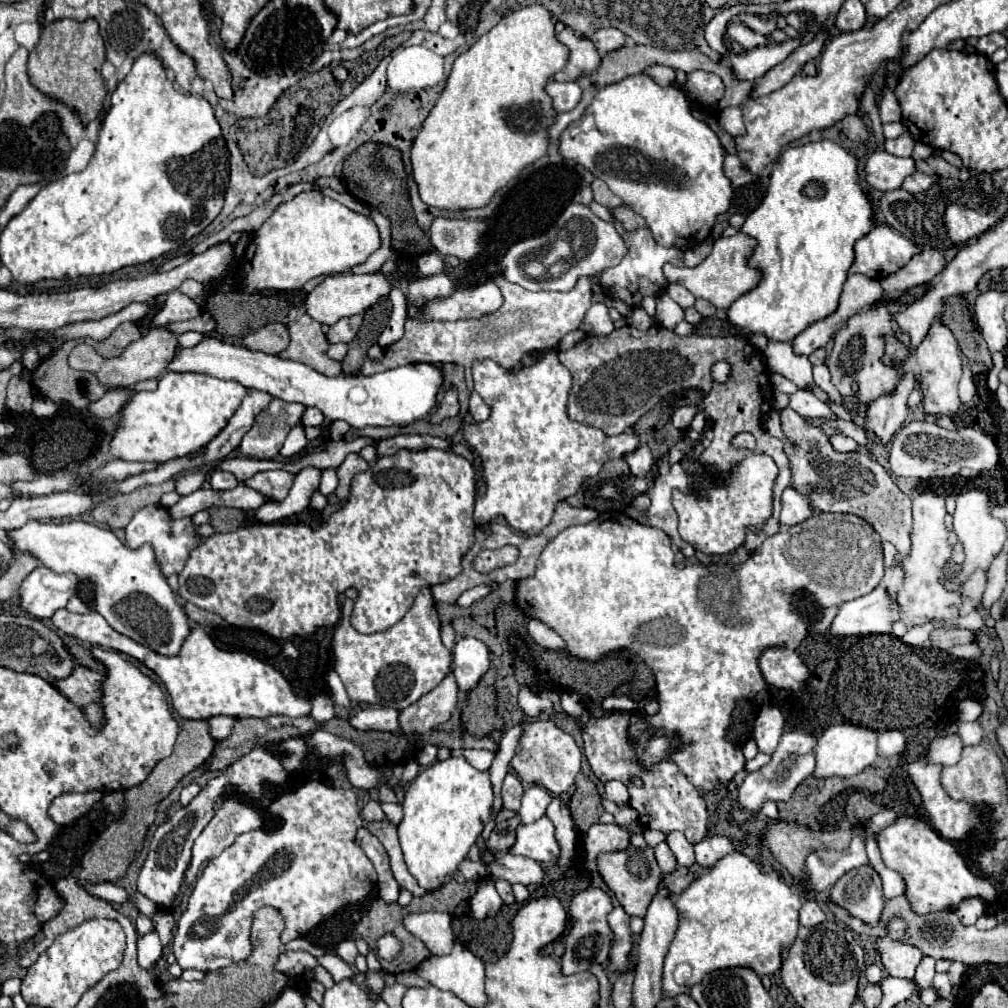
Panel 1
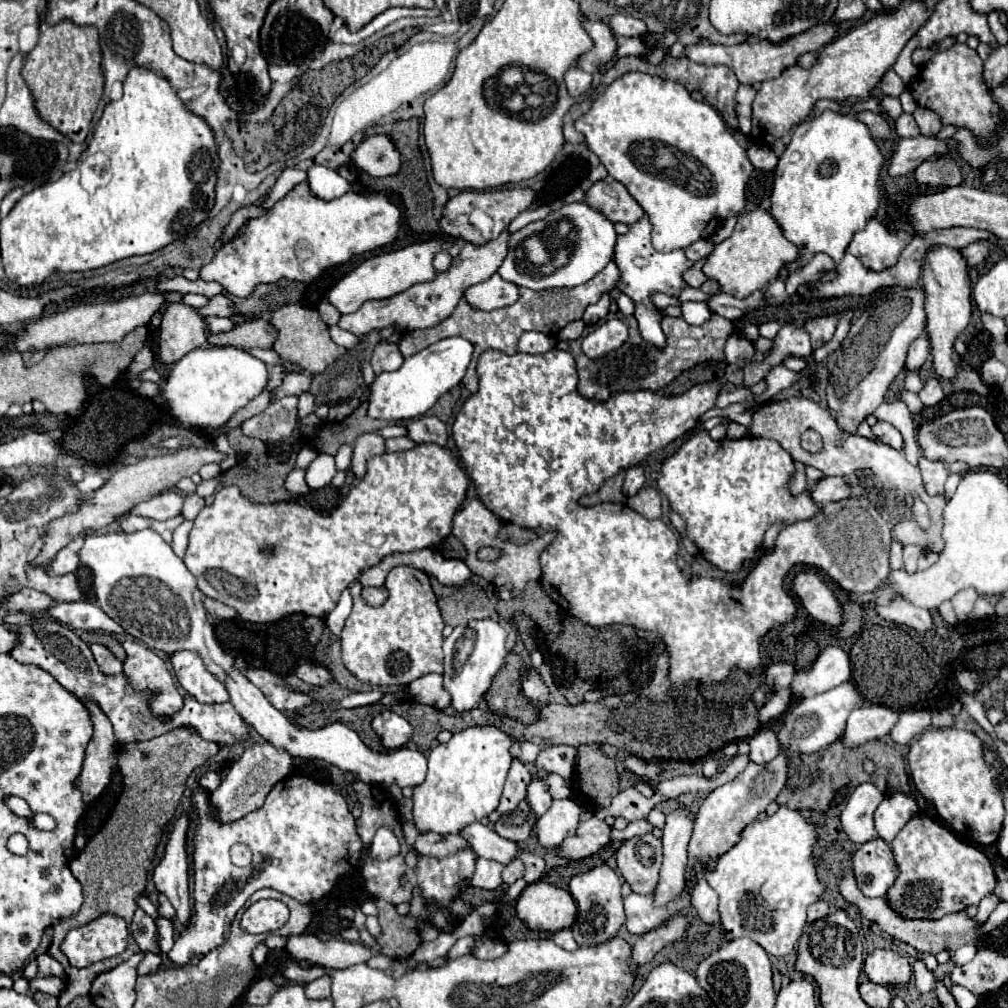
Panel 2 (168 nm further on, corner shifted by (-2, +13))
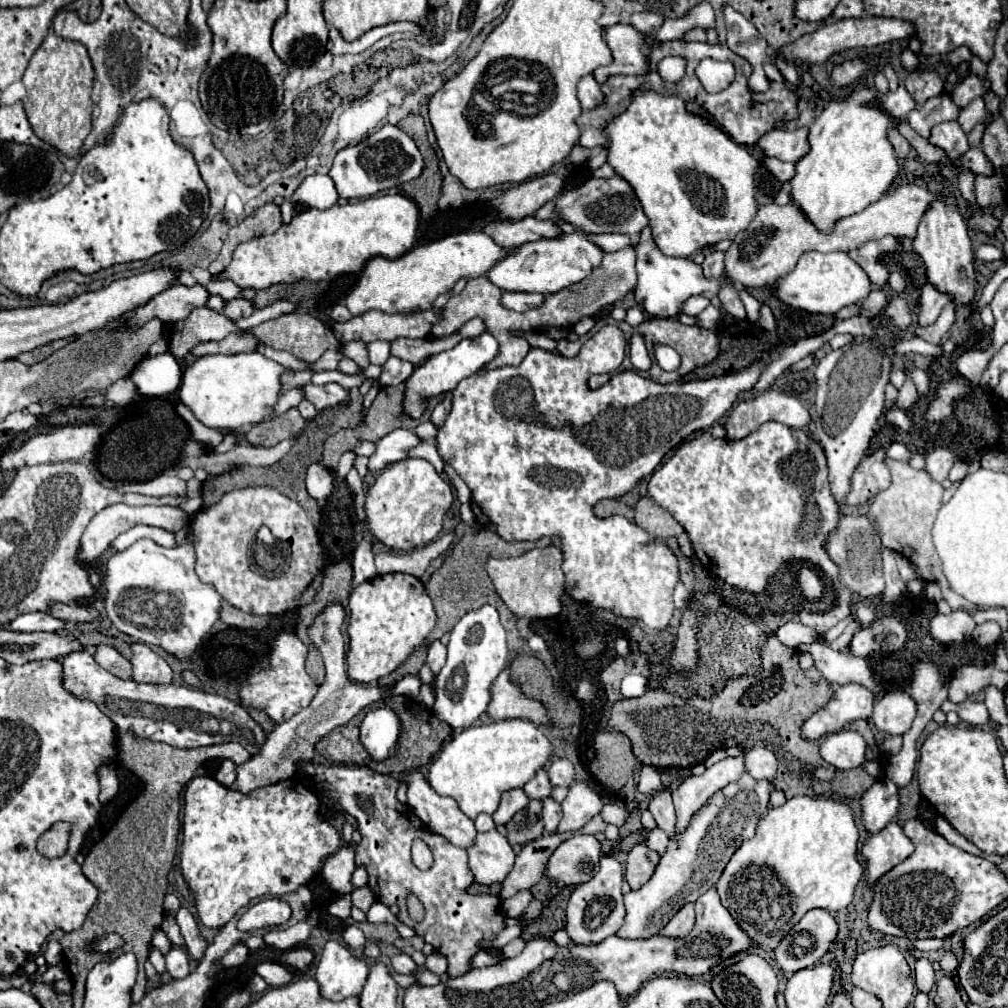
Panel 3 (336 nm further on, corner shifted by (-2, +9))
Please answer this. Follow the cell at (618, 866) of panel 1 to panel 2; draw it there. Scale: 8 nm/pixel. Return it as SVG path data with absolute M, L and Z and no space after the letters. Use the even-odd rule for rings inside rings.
M651 833L627 839L617 851L617 867L635 893L647 895L659 881L661 839Z

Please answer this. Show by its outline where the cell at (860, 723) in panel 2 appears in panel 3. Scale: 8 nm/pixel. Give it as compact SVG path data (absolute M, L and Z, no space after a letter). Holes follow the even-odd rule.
M889 691L873 707L873 725L887 735L903 735L915 719L917 705L905 691Z

